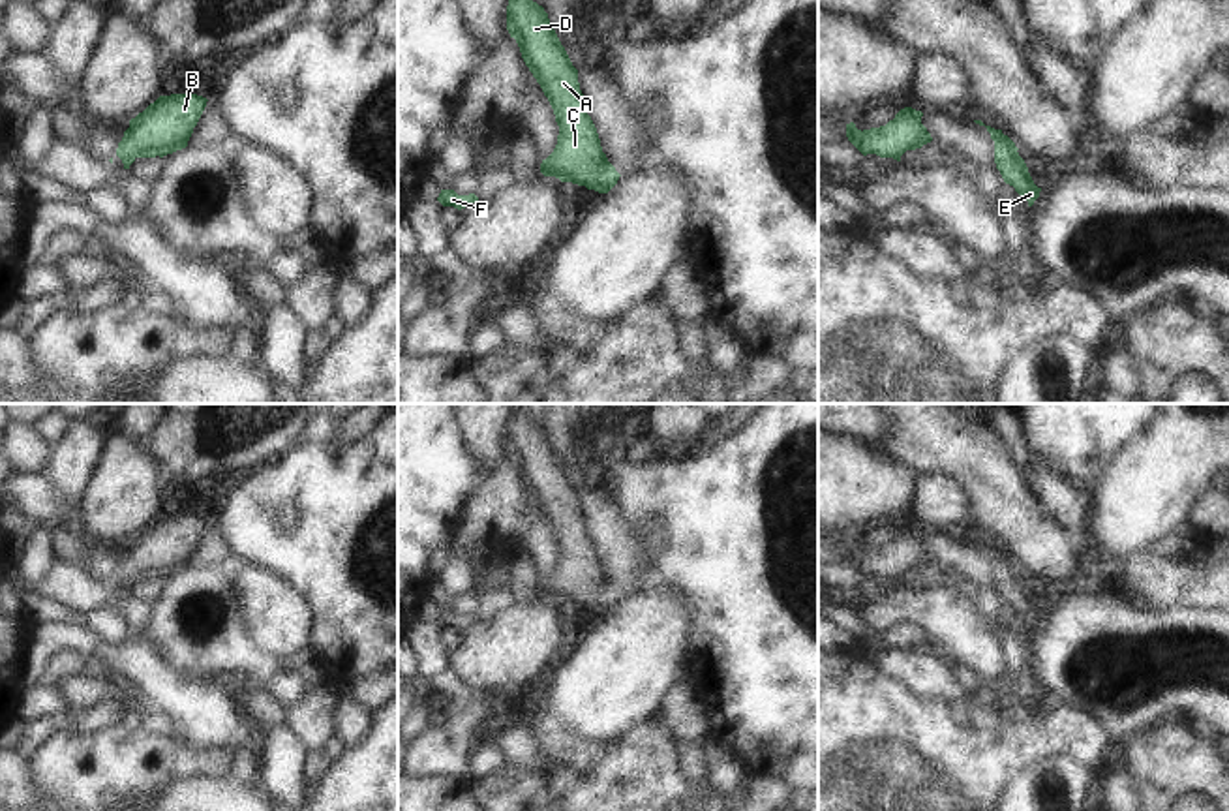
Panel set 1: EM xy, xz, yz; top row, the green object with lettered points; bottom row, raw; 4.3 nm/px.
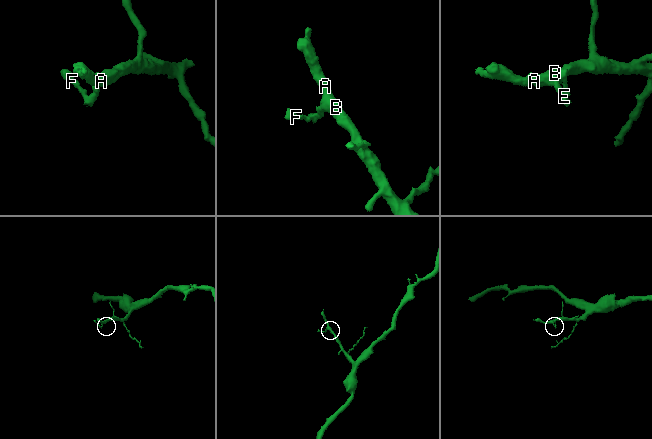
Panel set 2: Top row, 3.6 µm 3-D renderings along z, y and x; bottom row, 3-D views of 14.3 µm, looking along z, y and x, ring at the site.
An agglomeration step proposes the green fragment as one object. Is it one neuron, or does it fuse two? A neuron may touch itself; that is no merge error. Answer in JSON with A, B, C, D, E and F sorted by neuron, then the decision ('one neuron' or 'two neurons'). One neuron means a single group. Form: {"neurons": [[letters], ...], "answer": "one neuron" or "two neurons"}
{"neurons": [["A", "B", "C", "D", "E", "F"]], "answer": "one neuron"}

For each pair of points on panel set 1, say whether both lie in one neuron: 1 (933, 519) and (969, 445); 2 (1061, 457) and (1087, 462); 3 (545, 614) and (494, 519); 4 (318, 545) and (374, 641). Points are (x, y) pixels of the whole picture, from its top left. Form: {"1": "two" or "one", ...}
{"1": "two", "2": "one", "3": "two", "4": "one"}

